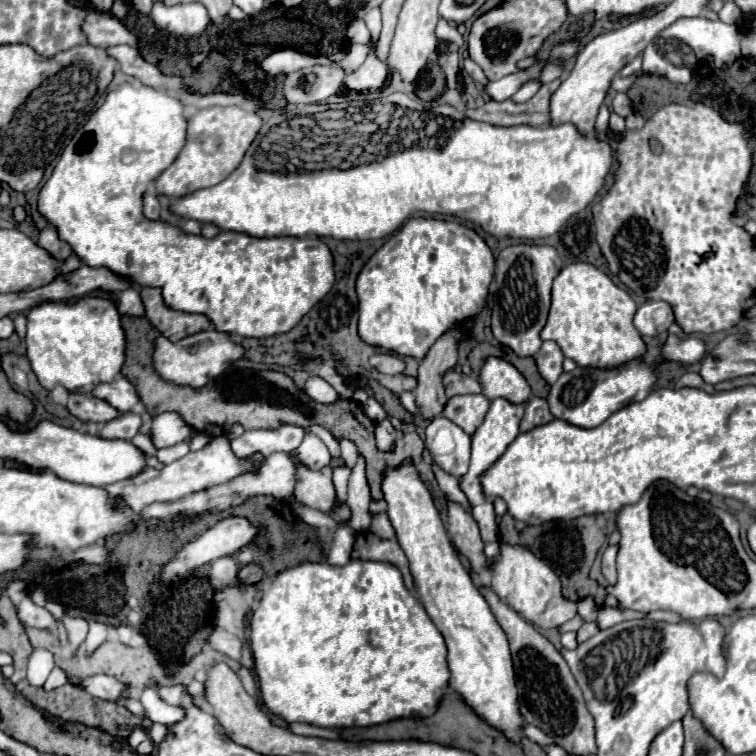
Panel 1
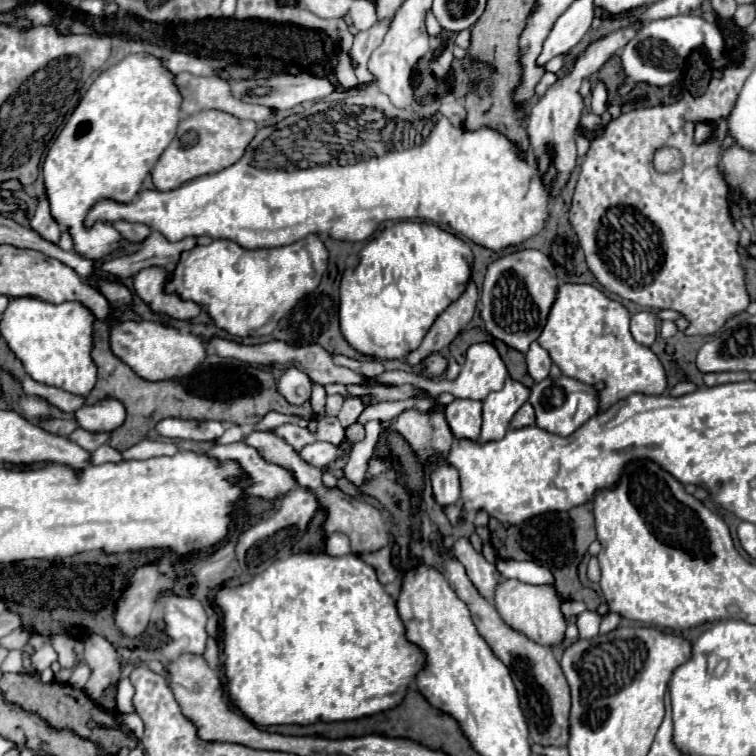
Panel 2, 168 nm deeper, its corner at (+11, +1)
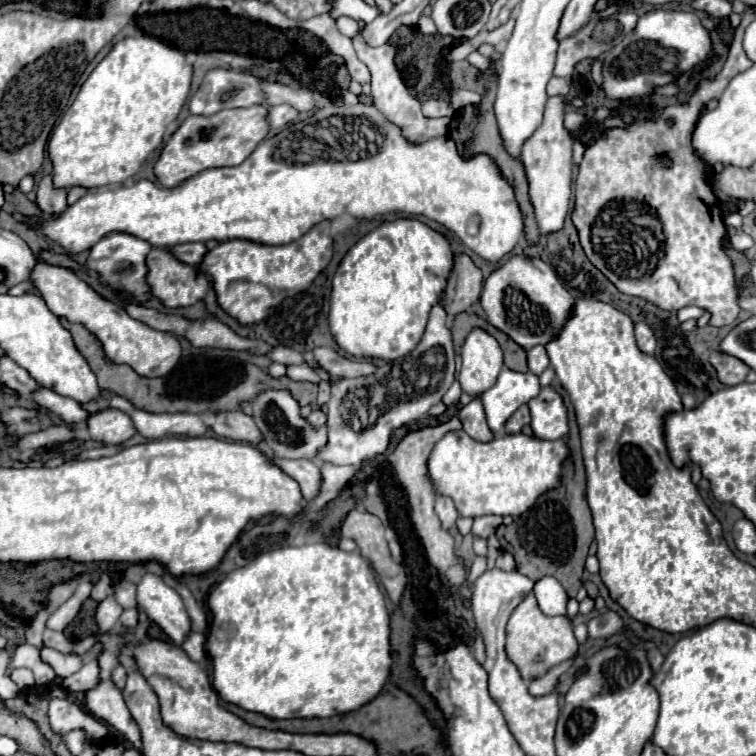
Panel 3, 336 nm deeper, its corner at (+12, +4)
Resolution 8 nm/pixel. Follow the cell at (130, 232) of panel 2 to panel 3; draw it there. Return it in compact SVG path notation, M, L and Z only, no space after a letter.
M112 233L112 235L106 235L102 241L98 241L90 249L90 255L88 255L88 261L84 263L84 269L102 277L102 281L108 285L108 289L124 293L134 303L146 303L152 297L150 285L146 283L146 275L148 275L146 255L150 253L150 249L152 247L148 243L144 243L142 239L136 239L134 235Z

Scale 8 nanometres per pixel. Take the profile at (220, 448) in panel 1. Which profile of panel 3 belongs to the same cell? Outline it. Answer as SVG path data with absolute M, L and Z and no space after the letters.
M274 459L274 463L288 473L292 479L296 479L300 483L302 495L306 501L316 499L320 493L320 483L322 483L322 473L320 473L320 465L316 465L314 461L308 463L308 459L296 459L296 461L288 461L288 459Z

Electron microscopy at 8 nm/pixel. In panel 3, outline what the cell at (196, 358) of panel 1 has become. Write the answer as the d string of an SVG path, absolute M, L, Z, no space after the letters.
M38 263L36 271L32 273L32 281L36 289L42 293L42 299L50 307L50 311L58 317L66 317L70 323L84 325L96 339L102 343L104 353L114 363L130 365L138 375L144 377L164 377L168 371L176 367L180 361L182 349L174 335L156 331L136 319L132 319L124 309L110 303L108 299L100 297L86 281L82 281L76 273L66 267Z

